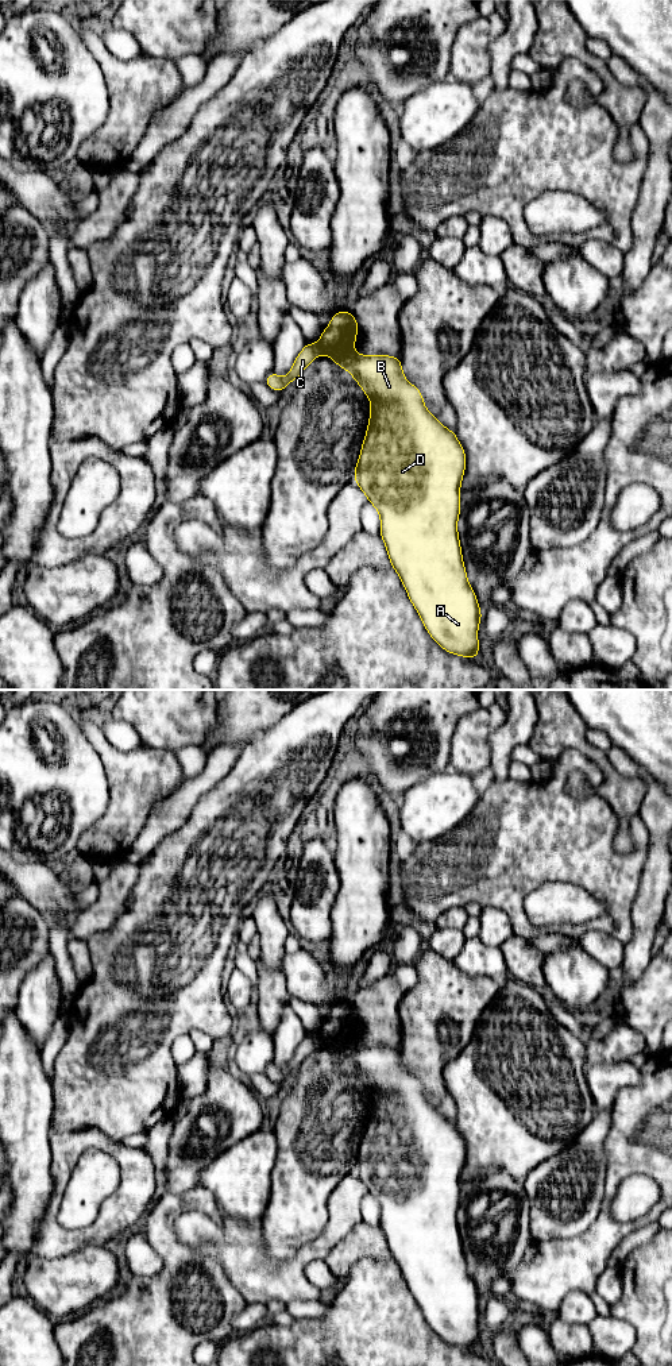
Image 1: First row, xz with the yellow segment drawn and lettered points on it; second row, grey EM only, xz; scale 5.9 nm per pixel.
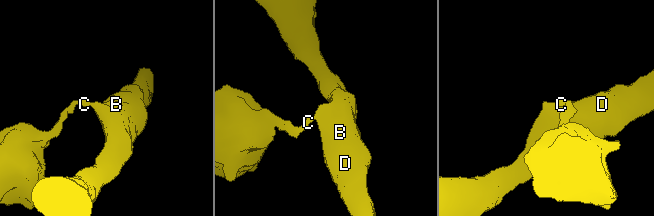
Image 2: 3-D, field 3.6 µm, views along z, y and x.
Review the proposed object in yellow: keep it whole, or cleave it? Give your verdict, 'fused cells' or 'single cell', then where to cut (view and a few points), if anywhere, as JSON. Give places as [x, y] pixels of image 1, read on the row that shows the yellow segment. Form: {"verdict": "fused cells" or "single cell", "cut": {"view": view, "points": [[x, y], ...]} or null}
{"verdict": "fused cells", "cut": {"view": "xz", "points": [[317, 344], [321, 351]]}}

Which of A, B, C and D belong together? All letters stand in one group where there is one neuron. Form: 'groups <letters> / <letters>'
groups A B D / C

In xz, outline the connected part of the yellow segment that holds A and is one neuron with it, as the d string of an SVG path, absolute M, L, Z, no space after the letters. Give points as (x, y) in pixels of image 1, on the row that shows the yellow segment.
M340 310L332 316L318 342L321 352L348 370L371 401L354 481L381 516L379 536L391 567L430 637L452 655L478 659L478 628L483 617L467 580L457 533L464 448L455 431L447 429L428 412L422 393L403 377L401 358L354 352L358 329L359 323L349 310Z

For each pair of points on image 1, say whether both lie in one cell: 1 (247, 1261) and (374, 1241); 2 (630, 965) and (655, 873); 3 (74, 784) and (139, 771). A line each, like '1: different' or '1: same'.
1: different
2: same
3: different

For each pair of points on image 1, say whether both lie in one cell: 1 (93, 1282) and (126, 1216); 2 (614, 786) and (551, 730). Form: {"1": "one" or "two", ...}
{"1": "two", "2": "one"}

